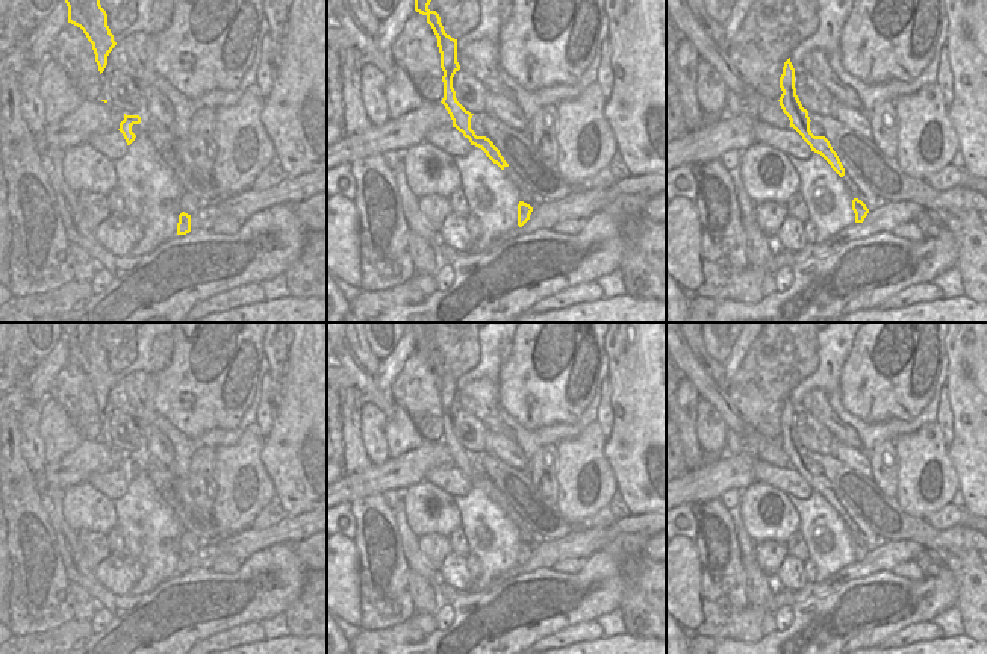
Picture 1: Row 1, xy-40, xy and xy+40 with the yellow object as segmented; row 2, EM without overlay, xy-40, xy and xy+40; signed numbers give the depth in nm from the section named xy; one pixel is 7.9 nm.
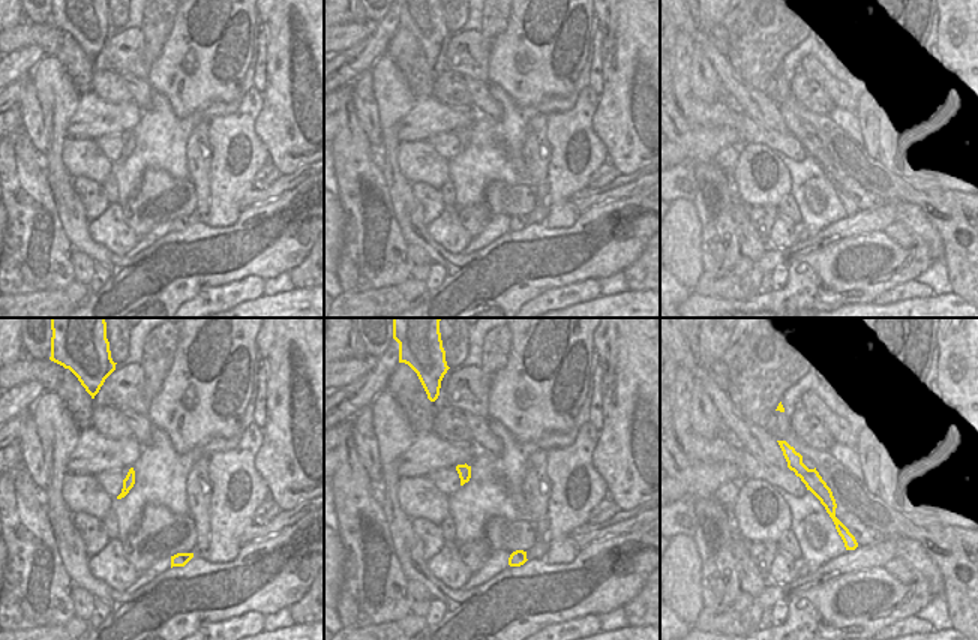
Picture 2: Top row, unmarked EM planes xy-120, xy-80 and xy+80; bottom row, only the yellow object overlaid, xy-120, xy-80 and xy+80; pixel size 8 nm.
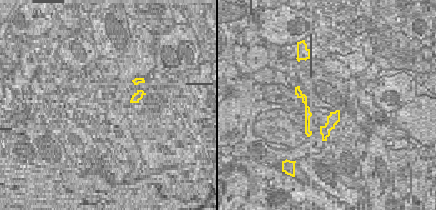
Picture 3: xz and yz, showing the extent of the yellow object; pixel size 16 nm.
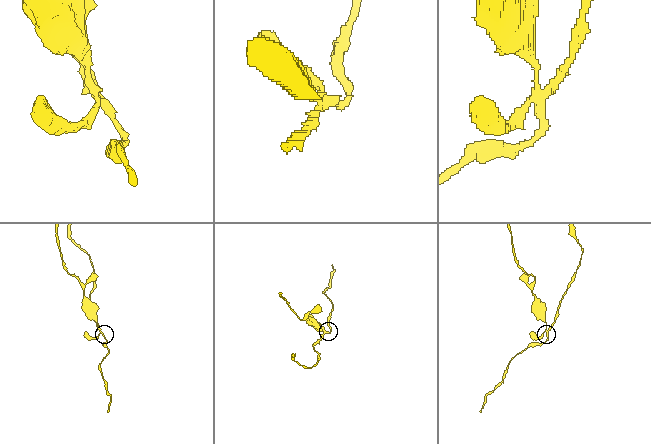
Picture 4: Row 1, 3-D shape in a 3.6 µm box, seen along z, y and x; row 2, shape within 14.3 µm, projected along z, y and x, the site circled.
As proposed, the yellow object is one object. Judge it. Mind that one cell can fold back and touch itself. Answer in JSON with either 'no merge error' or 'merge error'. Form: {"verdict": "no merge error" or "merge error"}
{"verdict": "merge error"}

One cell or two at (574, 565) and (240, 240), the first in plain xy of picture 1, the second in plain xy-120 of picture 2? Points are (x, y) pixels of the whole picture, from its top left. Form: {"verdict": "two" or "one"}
{"verdict": "two"}

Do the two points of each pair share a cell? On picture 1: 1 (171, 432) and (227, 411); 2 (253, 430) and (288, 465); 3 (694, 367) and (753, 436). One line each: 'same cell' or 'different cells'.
1: different cells
2: different cells
3: same cell

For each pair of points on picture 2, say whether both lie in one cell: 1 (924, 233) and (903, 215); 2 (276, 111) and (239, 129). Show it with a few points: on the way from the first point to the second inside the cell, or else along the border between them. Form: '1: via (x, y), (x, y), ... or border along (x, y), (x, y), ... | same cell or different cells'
1: via (920, 228), (908, 216) | same cell
2: border along (260, 93), (255, 134), (269, 155) | different cells

